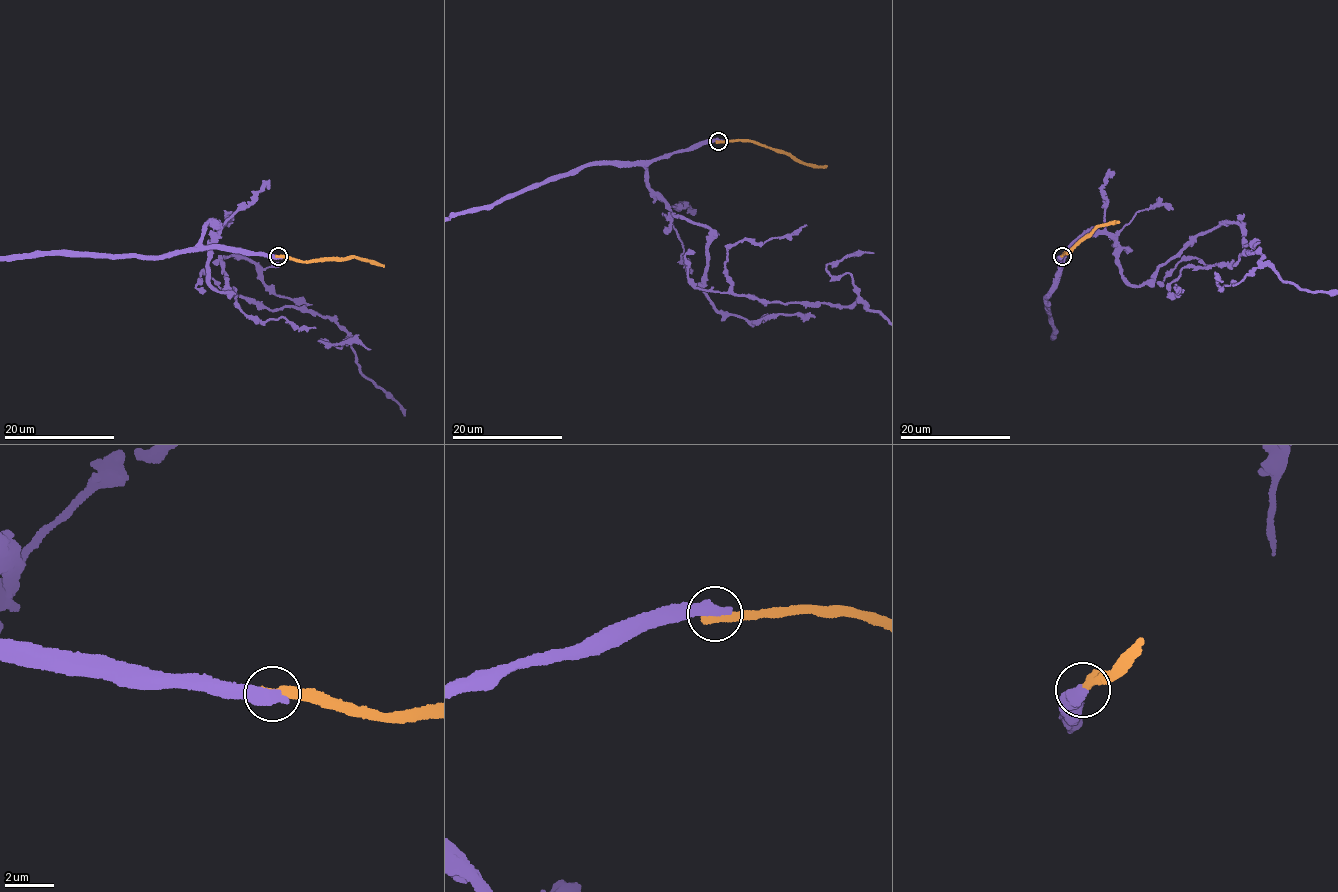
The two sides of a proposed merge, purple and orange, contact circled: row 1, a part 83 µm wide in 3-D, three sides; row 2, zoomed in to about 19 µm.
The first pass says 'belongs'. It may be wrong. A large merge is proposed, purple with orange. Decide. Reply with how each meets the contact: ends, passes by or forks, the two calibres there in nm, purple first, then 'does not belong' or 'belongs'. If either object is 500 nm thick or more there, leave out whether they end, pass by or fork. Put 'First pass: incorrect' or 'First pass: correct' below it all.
550 nm thick on the purple side, 460 nm on the other; does not belong
First pass: incorrect

